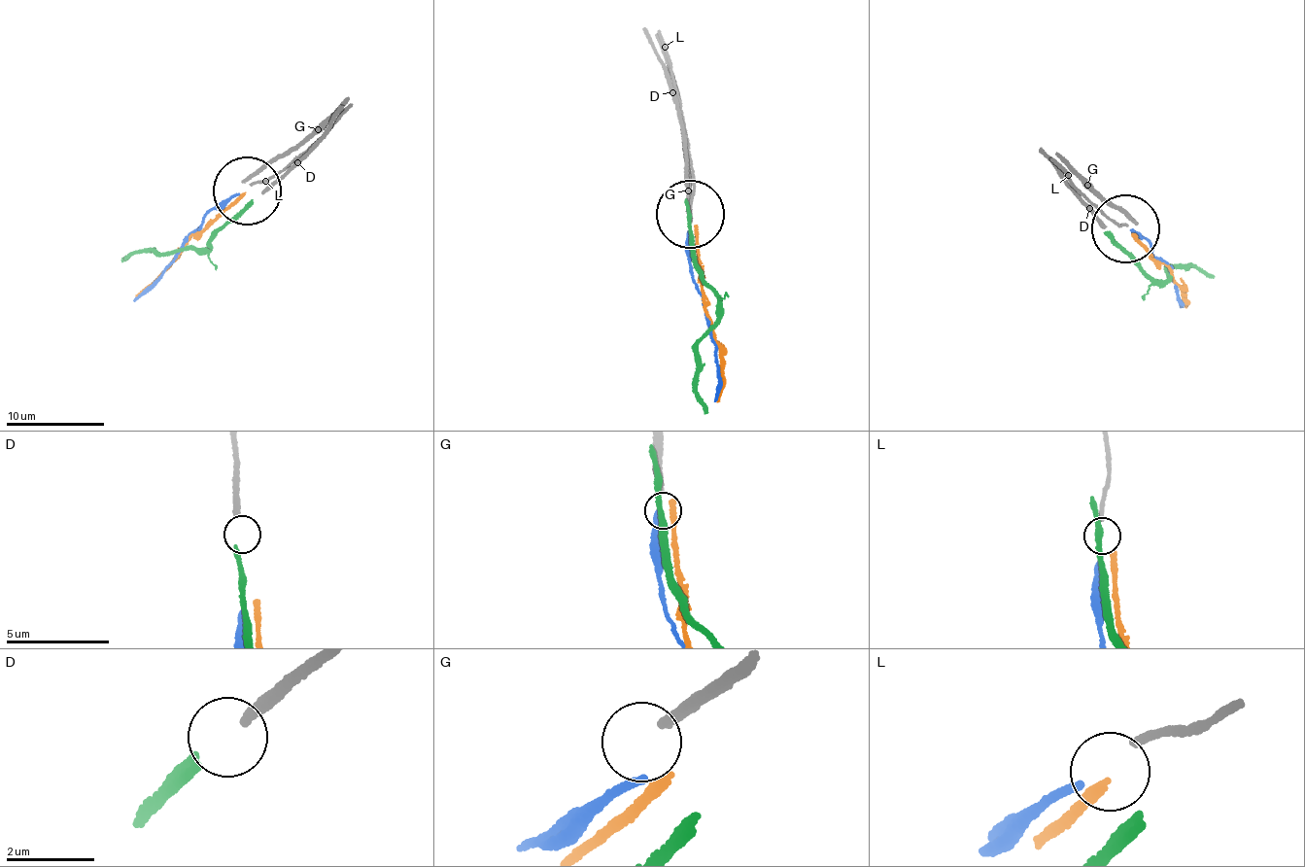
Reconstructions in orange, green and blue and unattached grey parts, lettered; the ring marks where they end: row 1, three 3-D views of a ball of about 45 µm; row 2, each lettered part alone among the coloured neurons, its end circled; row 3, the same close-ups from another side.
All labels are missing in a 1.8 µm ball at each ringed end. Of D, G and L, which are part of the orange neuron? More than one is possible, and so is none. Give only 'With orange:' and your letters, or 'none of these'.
With orange: none of these

